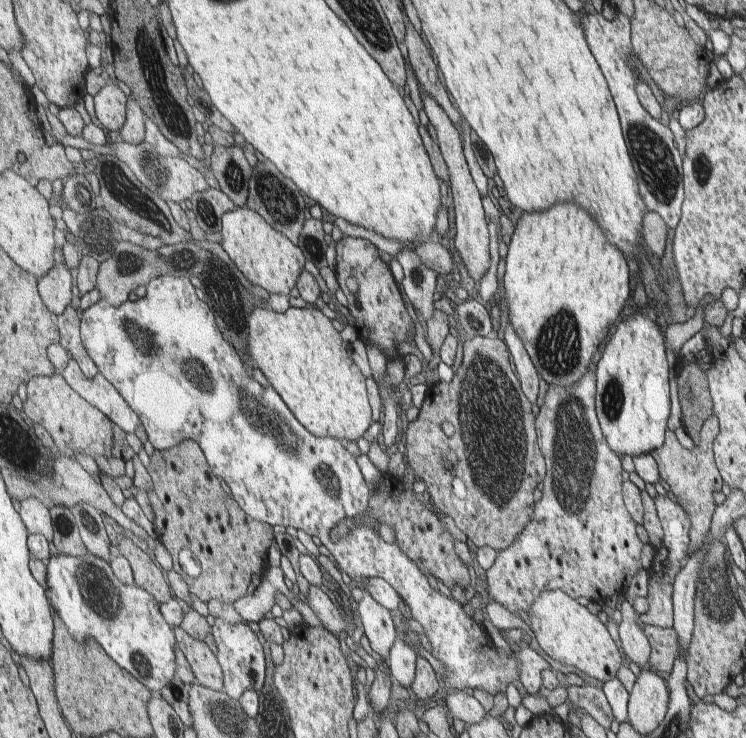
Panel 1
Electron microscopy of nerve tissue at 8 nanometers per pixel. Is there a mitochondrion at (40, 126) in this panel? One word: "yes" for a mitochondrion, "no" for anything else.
no

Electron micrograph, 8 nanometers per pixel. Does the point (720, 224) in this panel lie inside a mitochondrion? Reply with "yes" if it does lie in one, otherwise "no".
no

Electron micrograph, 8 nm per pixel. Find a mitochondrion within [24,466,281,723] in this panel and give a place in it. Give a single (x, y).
(94, 588)

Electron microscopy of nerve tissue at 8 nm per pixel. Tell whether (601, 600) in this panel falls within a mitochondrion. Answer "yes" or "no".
no

